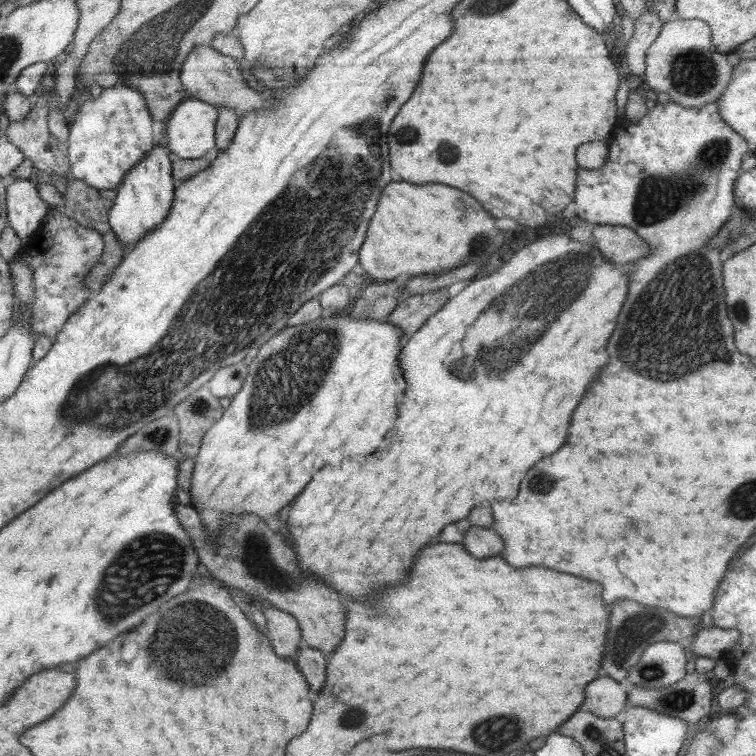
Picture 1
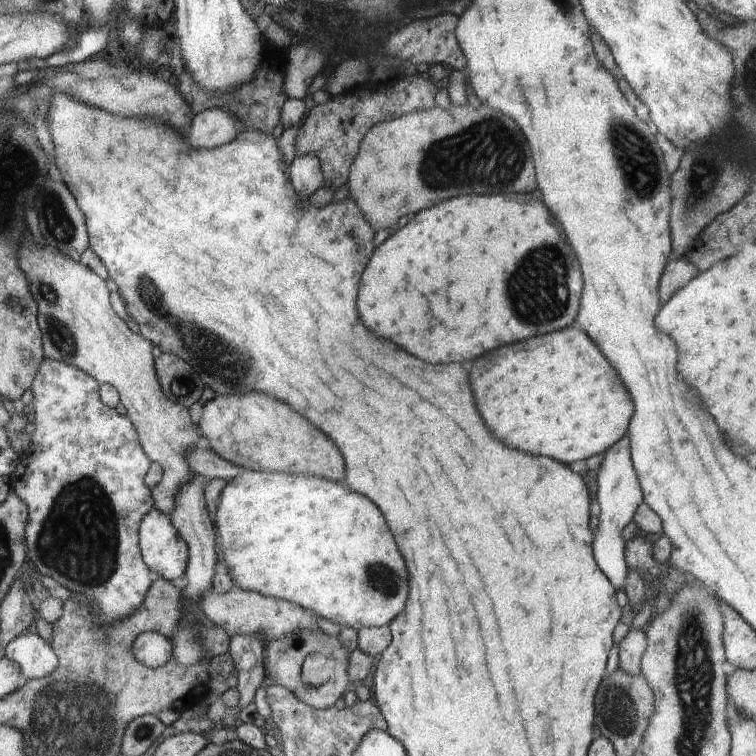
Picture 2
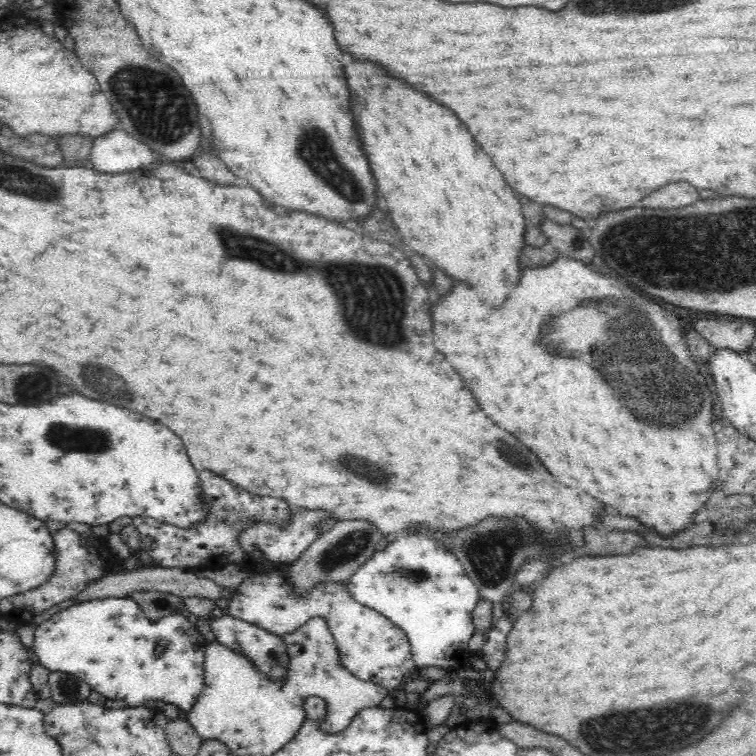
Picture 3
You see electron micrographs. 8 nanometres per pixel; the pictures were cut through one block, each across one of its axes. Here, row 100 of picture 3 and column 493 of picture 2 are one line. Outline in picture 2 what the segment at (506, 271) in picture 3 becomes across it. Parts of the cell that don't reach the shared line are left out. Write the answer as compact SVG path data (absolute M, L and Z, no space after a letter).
M564 328L552 334L530 338L526 342L492 350L476 358L468 374L470 374L472 394L484 424L508 448L536 456L548 456L568 466L572 462L604 454L629 430L634 405L627 390L621 380L618 380L618 376L612 376L612 366L594 346L594 342L576 328Z

